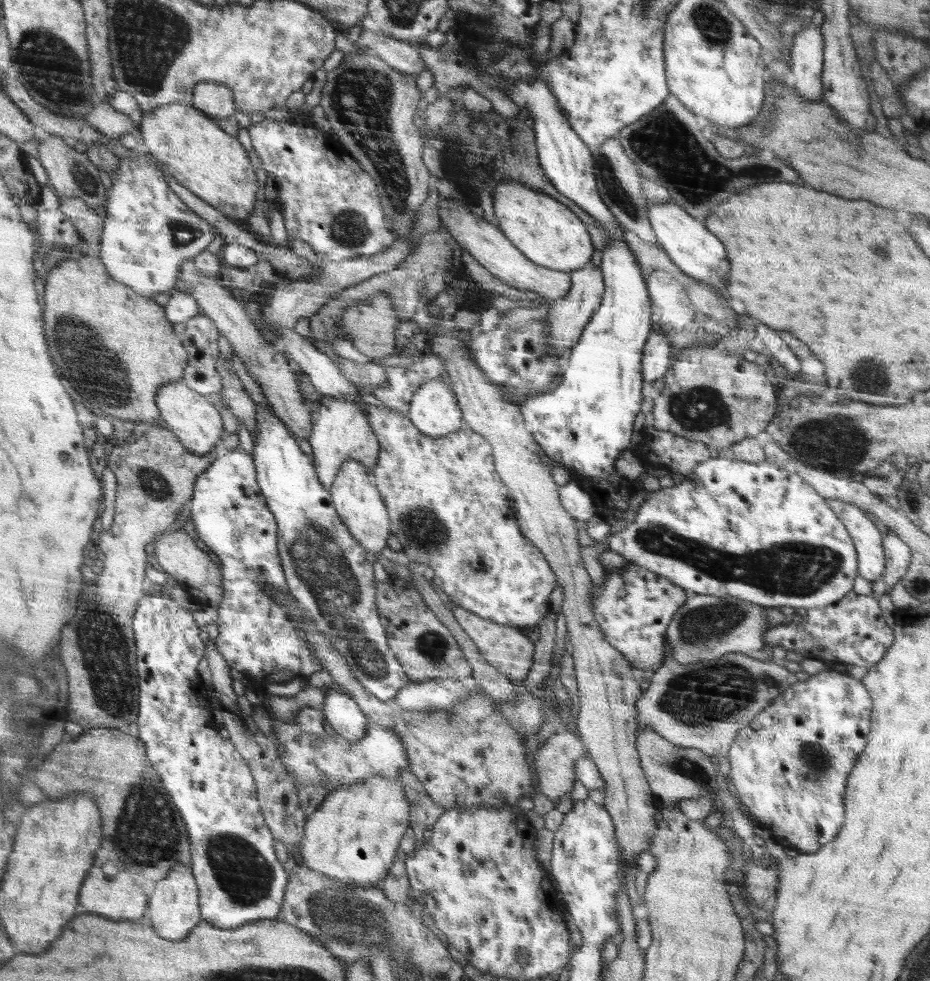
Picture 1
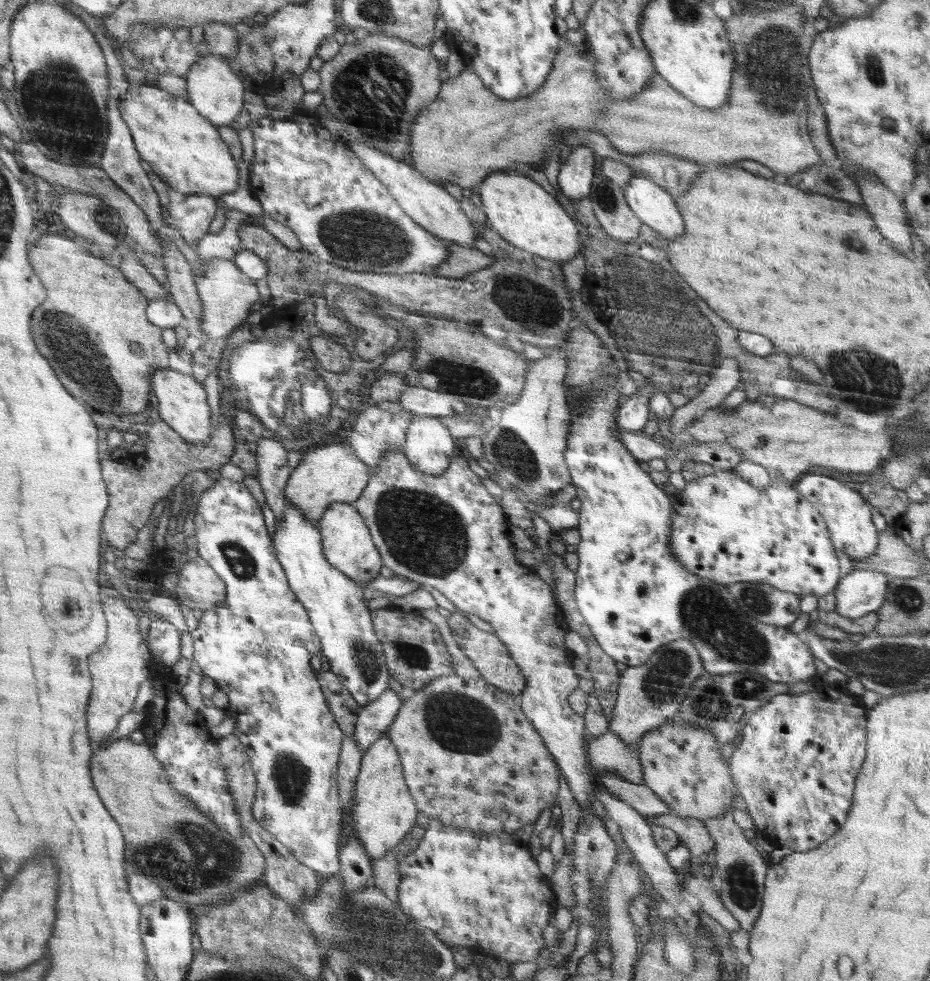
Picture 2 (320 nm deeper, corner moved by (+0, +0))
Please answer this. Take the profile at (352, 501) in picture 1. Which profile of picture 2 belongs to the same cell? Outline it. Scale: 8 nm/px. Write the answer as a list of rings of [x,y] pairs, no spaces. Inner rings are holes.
[[[336,502],[329,506],[320,517],[318,527],[323,537],[324,553],[330,563],[334,563],[348,578],[359,584],[367,584],[380,575],[382,559],[373,543],[368,527],[358,509],[351,503]]]

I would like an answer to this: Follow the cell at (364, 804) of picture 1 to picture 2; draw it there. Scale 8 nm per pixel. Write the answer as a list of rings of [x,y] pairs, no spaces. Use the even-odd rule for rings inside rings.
[[[386,734],[378,738],[363,754],[362,768],[359,770],[358,784],[351,800],[351,807],[344,813],[343,834],[340,834],[340,848],[346,840],[358,840],[367,850],[368,858],[384,858],[416,825],[419,811],[403,774],[402,759],[395,743]]]

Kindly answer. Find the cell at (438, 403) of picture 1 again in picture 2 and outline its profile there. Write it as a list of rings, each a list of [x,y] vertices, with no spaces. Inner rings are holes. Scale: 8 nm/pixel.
[[[412,416],[403,450],[424,474],[442,474],[451,464],[456,442],[451,430],[438,417]]]

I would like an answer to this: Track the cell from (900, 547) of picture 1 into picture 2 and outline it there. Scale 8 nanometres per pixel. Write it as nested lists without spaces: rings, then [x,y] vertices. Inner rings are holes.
[[[856,570],[844,574],[834,593],[836,612],[846,618],[860,618],[876,612],[884,602],[888,578],[881,570]]]

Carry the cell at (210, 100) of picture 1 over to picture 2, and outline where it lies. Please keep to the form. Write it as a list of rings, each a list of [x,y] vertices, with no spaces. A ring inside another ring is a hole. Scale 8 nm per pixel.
[[[208,55],[199,58],[191,66],[186,82],[188,85],[189,101],[194,102],[196,110],[204,115],[210,122],[216,123],[216,126],[228,126],[244,108],[244,87],[242,81],[232,70],[231,64],[218,55]]]

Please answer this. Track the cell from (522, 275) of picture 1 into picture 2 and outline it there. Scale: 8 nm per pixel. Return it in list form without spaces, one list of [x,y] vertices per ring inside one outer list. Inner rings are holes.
[[[352,138],[349,140],[352,150],[356,150],[356,154],[359,155],[360,162],[363,162],[364,166],[368,167],[368,170],[373,171],[380,178],[380,181],[384,186],[387,186],[396,202],[420,226],[447,242],[452,241],[459,245],[475,246],[473,242],[476,240],[476,233],[479,230],[470,224],[470,220],[466,217],[464,211],[460,209],[459,201],[447,193],[442,186],[424,178],[419,171],[404,163],[404,161],[392,158],[383,151],[378,151],[374,146],[370,146],[366,142],[352,140]]]

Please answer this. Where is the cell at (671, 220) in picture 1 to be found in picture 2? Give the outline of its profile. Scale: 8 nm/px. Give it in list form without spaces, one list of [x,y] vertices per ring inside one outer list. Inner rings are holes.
[[[633,176],[624,188],[629,206],[636,215],[667,239],[684,236],[685,219],[680,210],[676,210],[672,196],[665,188],[660,188],[647,176]]]

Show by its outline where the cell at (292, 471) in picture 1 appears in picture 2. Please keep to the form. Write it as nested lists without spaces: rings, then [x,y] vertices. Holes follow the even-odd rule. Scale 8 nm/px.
[[[295,503],[285,504],[283,518],[277,520],[277,531],[274,535],[274,548],[278,554],[278,560],[283,563],[284,570],[287,571],[287,581],[291,583],[292,590],[298,596],[300,602],[309,610],[311,621],[315,624],[316,631],[322,642],[324,658],[328,658],[330,671],[338,678],[341,684],[348,689],[350,696],[361,706],[370,705],[374,702],[386,689],[389,688],[388,676],[390,669],[387,666],[386,653],[375,632],[375,624],[370,622],[370,613],[368,608],[362,602],[362,590],[372,588],[379,593],[384,593],[391,597],[404,596],[418,590],[422,584],[418,584],[413,580],[396,576],[391,578],[379,575],[367,584],[359,584],[354,582],[339,570],[334,563],[330,563],[324,553],[323,537],[318,527],[318,521],[306,519],[300,506]]]

